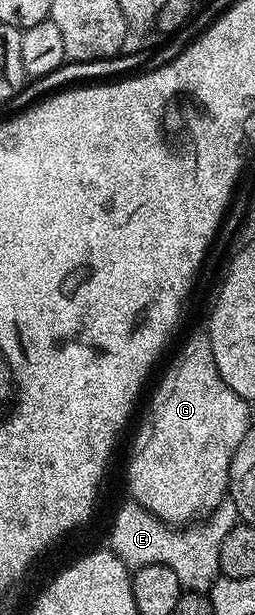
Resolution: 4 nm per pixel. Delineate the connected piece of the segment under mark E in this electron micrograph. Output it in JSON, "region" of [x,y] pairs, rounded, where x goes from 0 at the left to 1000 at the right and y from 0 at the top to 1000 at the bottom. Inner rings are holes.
{"region":[[[510,811],[447,841],[424,889],[514,928],[624,915],[631,920],[675,924],[718,959],[745,964],[800,964],[863,935],[863,886],[937,847],[933,826],[910,815],[886,811],[827,834],[812,846],[816,854],[784,850],[765,857],[710,860],[663,857],[620,841],[596,839],[557,821]]]}

